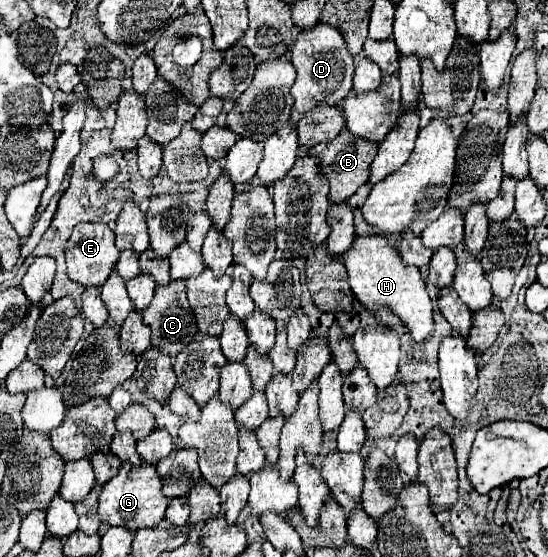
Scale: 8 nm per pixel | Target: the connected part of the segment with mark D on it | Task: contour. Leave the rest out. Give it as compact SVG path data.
M318 23L314 29L298 35L290 51L290 61L298 73L296 83L290 89L290 95L294 99L294 109L302 115L318 105L338 107L342 99L352 91L354 59L350 57L340 31L326 23Z

